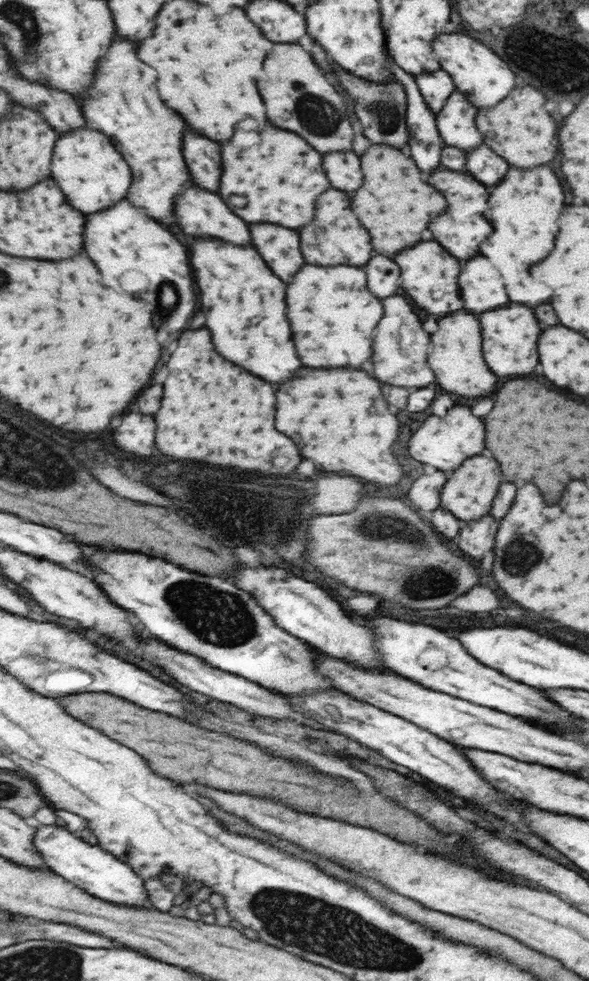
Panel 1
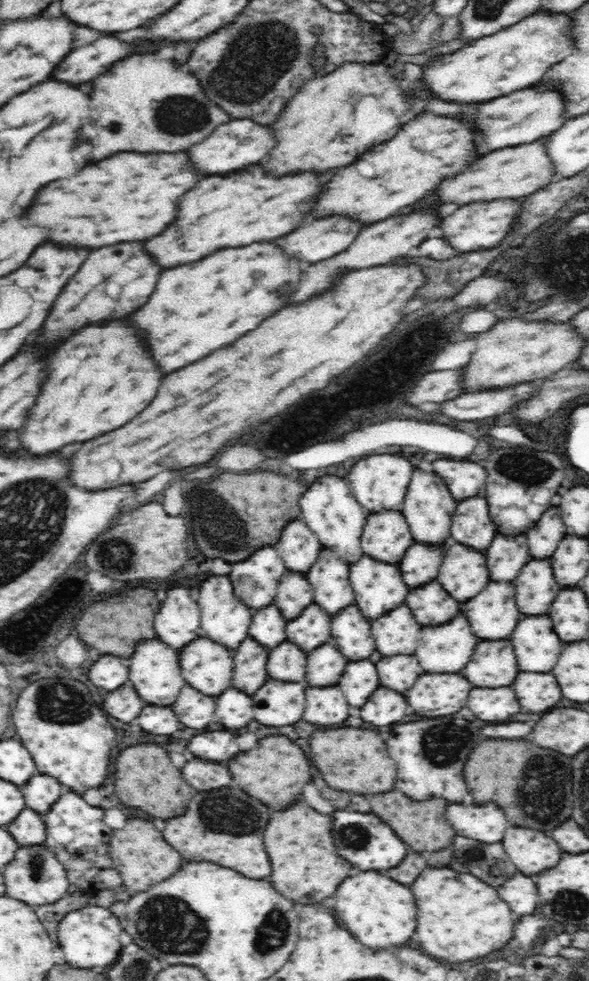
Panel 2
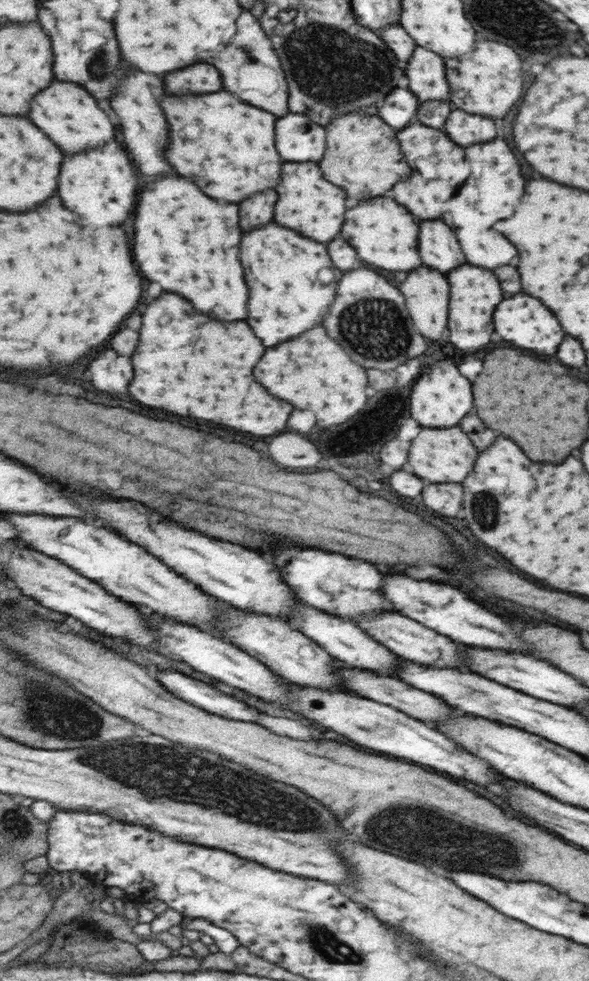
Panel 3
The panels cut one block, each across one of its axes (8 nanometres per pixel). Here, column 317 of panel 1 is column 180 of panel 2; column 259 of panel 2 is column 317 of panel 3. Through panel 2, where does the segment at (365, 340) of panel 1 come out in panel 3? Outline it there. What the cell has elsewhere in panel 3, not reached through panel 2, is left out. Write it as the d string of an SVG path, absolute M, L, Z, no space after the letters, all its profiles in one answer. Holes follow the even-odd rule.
M267 224L267 228L243 236L243 264L247 264L247 284L251 284L251 320L247 322L267 348L319 326L329 316L337 298L335 288L343 278L343 272L335 270L335 282L323 284L319 272L333 268L327 246L277 224Z

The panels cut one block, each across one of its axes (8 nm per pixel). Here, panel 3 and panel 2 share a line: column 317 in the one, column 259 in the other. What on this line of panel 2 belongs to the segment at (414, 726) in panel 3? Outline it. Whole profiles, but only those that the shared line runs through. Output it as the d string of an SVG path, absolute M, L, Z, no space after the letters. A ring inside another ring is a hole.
M270 678L258 692L254 692L256 720L266 726L288 726L302 718L306 698L302 682L282 682Z

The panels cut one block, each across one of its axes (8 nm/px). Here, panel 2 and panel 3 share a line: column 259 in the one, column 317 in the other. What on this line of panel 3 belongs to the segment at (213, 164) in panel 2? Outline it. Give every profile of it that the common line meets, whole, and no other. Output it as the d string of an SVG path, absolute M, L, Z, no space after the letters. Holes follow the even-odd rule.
M305 114L279 118L279 152L289 162L319 162L327 152L327 128Z

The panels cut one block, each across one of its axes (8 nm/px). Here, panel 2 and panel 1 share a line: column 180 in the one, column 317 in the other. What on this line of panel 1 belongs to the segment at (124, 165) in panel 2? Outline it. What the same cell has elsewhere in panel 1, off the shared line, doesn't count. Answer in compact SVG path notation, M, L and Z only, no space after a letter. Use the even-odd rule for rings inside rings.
M251 120L239 124L235 138L223 144L225 172L221 198L247 222L273 222L287 228L307 226L315 218L317 198L331 188L331 182L323 170L323 156L295 132L275 128L269 122L257 130L247 130L249 124Z

